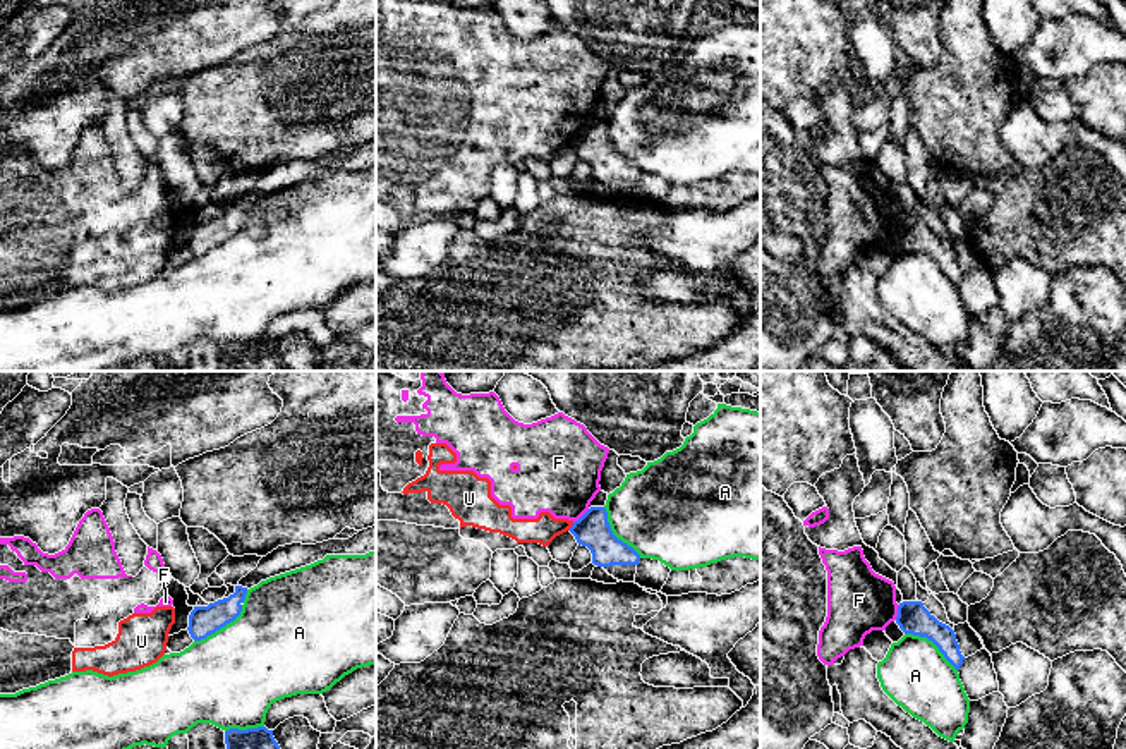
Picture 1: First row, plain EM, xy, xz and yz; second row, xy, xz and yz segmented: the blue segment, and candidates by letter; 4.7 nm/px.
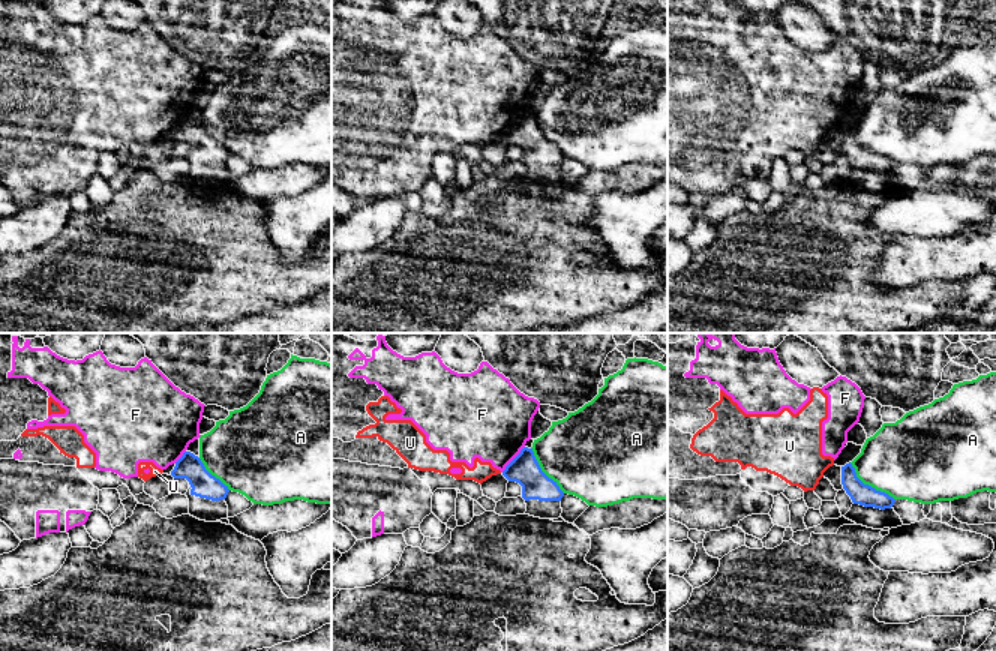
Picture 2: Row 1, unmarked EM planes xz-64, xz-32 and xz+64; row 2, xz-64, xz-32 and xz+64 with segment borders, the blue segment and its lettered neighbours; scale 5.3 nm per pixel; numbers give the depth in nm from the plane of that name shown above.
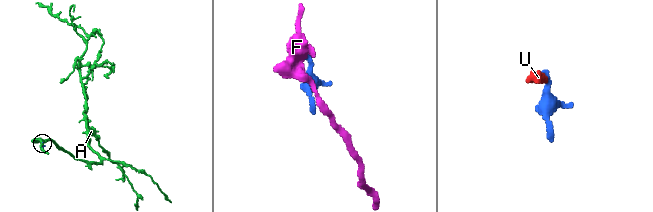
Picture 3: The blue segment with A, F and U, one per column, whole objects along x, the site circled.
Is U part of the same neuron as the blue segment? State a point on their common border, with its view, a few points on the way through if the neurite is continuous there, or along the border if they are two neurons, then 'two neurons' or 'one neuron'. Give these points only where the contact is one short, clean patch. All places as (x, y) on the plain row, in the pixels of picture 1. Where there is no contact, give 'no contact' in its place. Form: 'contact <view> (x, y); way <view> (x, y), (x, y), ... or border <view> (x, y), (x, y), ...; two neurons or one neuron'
contact xz (572, 141); border xz (574, 138), (569, 145); two neurons

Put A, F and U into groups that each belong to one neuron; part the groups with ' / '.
A / F U

